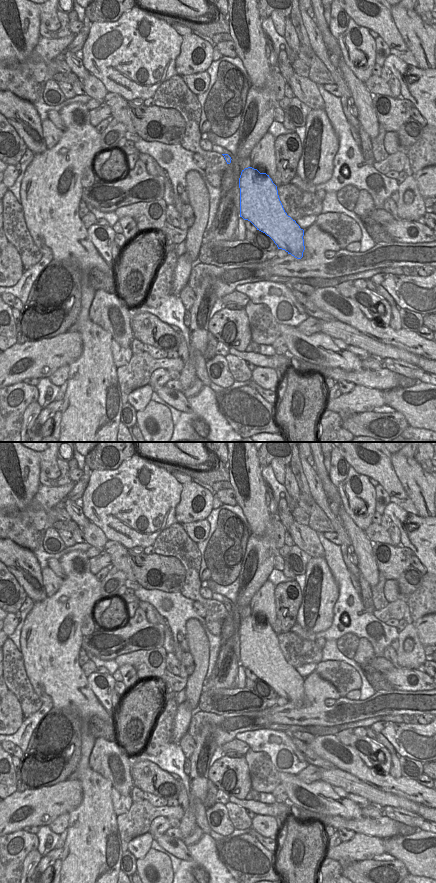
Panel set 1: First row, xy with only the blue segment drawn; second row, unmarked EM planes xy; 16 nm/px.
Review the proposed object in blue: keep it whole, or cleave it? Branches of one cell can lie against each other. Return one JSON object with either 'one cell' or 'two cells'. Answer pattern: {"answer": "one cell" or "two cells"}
{"answer": "one cell"}

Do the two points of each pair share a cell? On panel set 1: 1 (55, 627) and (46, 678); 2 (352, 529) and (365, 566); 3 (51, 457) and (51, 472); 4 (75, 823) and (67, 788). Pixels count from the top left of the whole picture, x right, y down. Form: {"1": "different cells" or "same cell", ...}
{"1": "same cell", "2": "same cell", "3": "same cell", "4": "different cells"}

